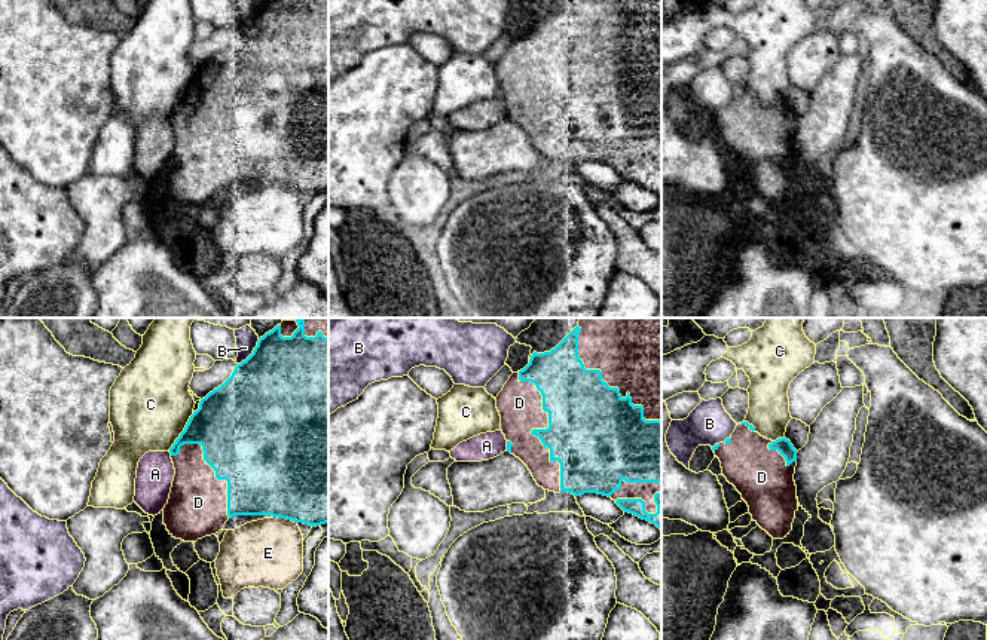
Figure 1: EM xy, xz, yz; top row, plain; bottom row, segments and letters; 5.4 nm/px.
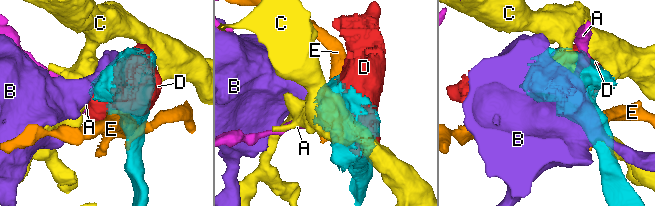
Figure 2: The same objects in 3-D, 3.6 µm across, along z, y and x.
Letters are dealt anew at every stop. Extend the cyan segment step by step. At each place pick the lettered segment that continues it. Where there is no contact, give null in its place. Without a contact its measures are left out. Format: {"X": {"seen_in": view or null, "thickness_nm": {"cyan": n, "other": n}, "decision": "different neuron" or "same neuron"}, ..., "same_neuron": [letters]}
{"A": {"seen_in": "xy", "thickness_nm": {"cyan": 220, "other": 200}, "decision": "different neuron"}, "B": {"seen_in": "xy", "thickness_nm": {"cyan": 500, "other": 110}, "decision": "different neuron"}, "C": {"seen_in": "xy", "thickness_nm": {"cyan": 360, "other": 440}, "decision": "different neuron"}, "D": {"seen_in": "xz", "thickness_nm": {"cyan": 400, "other": 240}, "decision": "same neuron"}, "E": {"seen_in": "xy", "thickness_nm": {"cyan": 500, "other": 380}, "decision": "different neuron"}, "same_neuron": ["D"]}

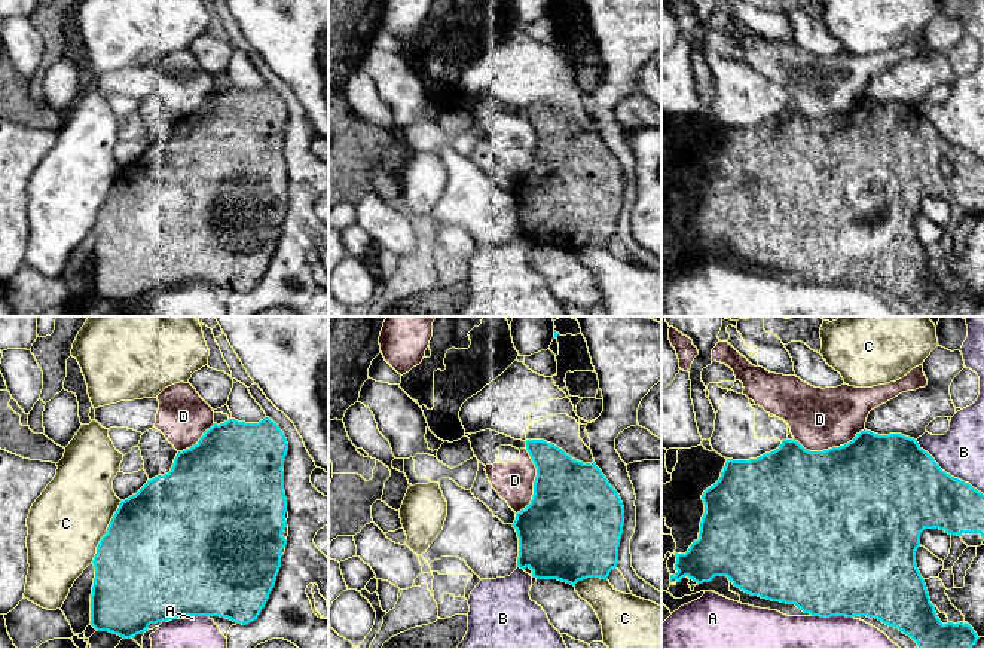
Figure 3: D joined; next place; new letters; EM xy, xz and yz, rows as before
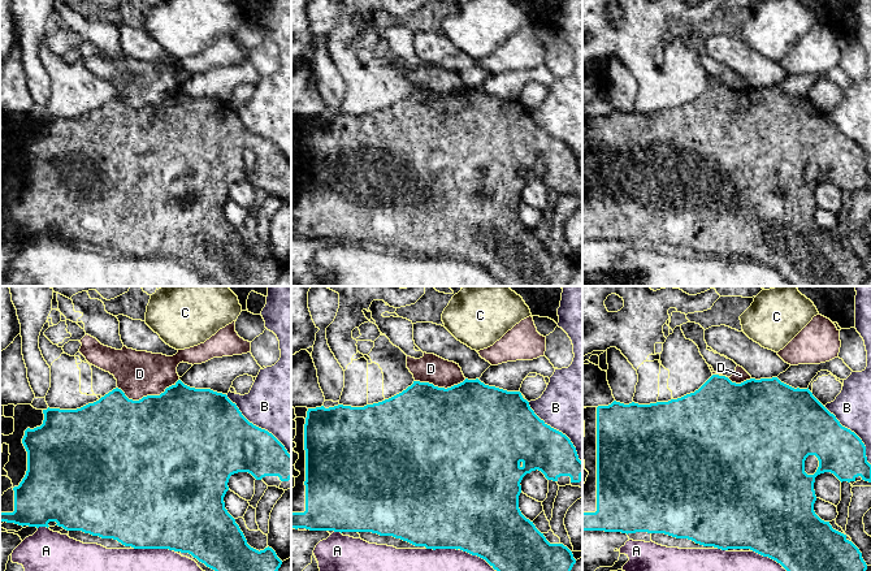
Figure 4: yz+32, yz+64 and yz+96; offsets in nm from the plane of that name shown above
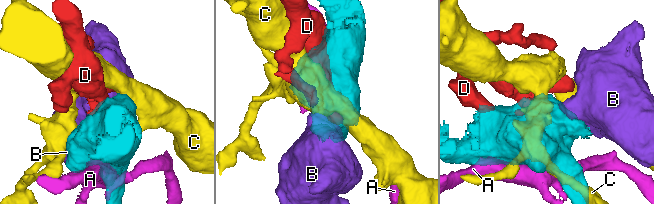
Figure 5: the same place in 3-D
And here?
{"A": {"seen_in": "yz", "thickness_nm": {"cyan": 500, "other": 360}, "decision": "different neuron"}, "B": {"seen_in": "yz", "thickness_nm": {"cyan": 440, "other": 260}, "decision": "different neuron"}, "C": {"seen_in": "xy", "thickness_nm": {"cyan": 500, "other": 420}, "decision": "different neuron"}, "D": {"seen_in": "yz", "thickness_nm": {"cyan": 500, "other": 340}, "decision": "different neuron"}, "same_neuron": []}

